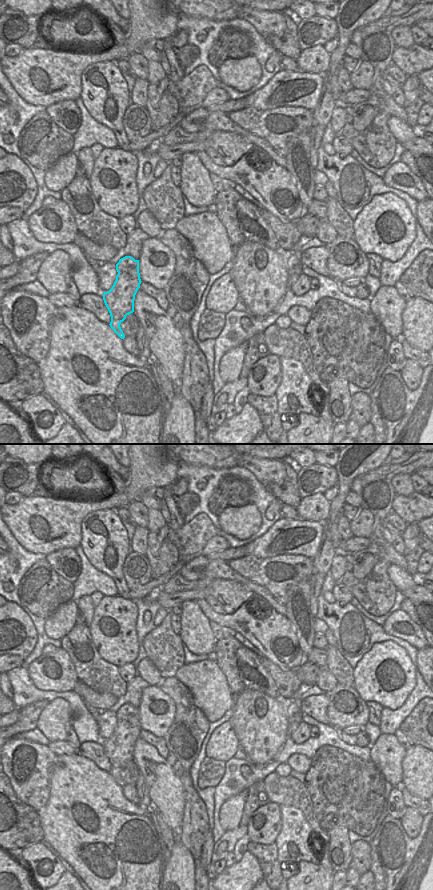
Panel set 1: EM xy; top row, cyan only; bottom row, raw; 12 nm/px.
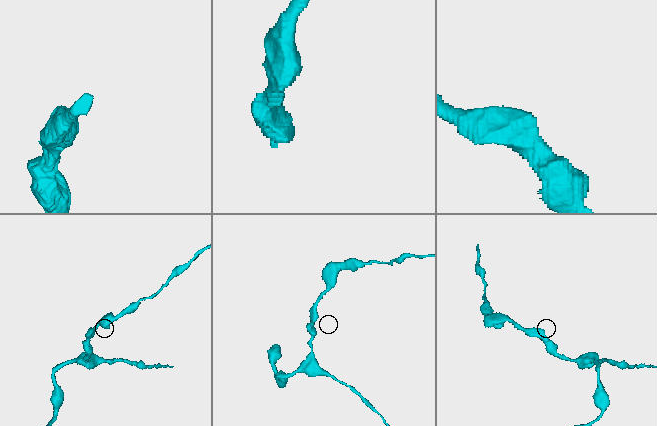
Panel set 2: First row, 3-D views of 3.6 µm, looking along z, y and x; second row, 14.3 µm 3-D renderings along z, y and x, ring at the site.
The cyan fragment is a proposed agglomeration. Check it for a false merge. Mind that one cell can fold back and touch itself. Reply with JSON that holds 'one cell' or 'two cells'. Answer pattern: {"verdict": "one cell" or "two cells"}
{"verdict": "one cell"}

